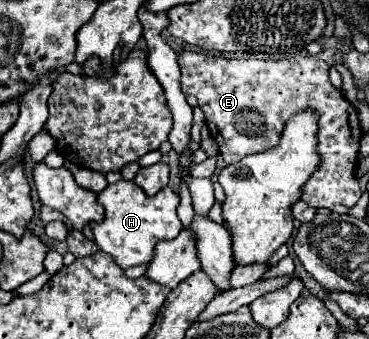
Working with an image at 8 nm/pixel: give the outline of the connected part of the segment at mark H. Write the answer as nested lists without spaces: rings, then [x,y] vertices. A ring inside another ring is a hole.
[[[122,179],[114,185],[108,185],[98,195],[98,203],[104,207],[104,221],[90,225],[96,245],[100,247],[100,251],[112,255],[122,269],[152,261],[156,243],[164,239],[174,239],[182,231],[182,223],[176,215],[180,195],[174,193],[170,187],[164,187],[160,193],[150,197],[134,181]]]

